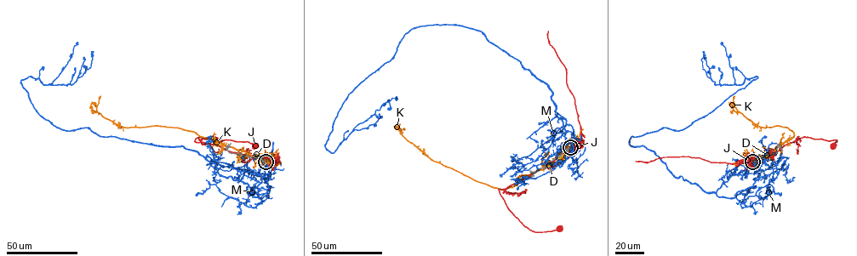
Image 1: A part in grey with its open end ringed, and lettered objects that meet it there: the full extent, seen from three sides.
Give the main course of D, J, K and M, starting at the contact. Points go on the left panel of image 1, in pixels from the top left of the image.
D: (265, 160), (254, 156), (243, 157)
J: (265, 160), (263, 156), (231, 152), (214, 144), (195, 141), (199, 137), (256, 145)
K: (265, 160), (180, 128), (122, 128), (105, 118), (92, 103), (96, 110)
M: (266, 162), (269, 175), (248, 192), (183, 146), (57, 128), (37, 112), (20, 81), (71, 84), (94, 51)

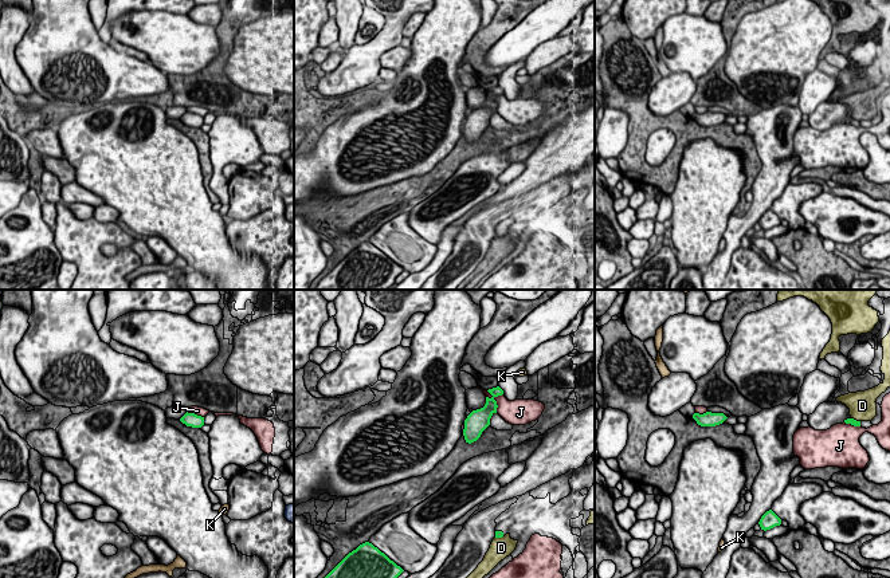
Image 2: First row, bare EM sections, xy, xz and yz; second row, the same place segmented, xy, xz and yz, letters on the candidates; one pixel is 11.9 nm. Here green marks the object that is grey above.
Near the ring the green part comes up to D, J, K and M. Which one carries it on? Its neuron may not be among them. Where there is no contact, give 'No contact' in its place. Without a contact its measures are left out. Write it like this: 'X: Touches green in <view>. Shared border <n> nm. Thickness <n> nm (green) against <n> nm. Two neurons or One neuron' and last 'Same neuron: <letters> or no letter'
D: Touches green in yz. Shared border 120 nm. Thickness 70 nm (green) against 340 nm. Two neurons
J: Touches green in xz. Shared border 300 nm. Thickness 200 nm (green) against 280 nm. Two neurons
K: No contact. Two neurons
M: No contact. One neuron
Same neuron: M

